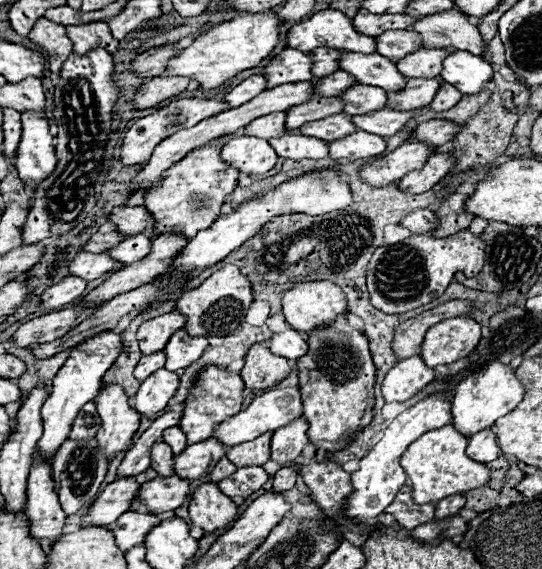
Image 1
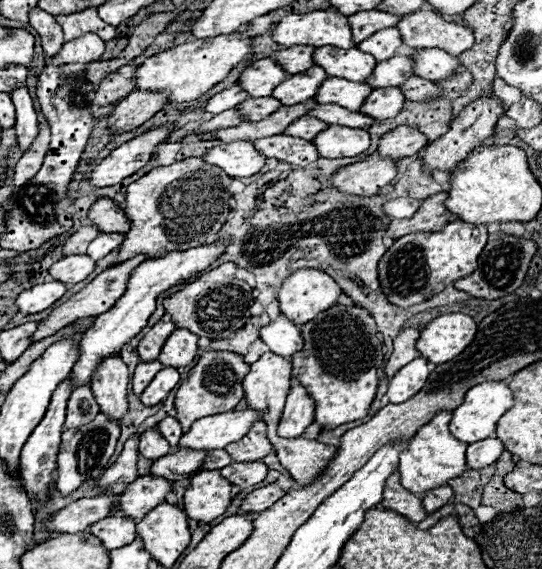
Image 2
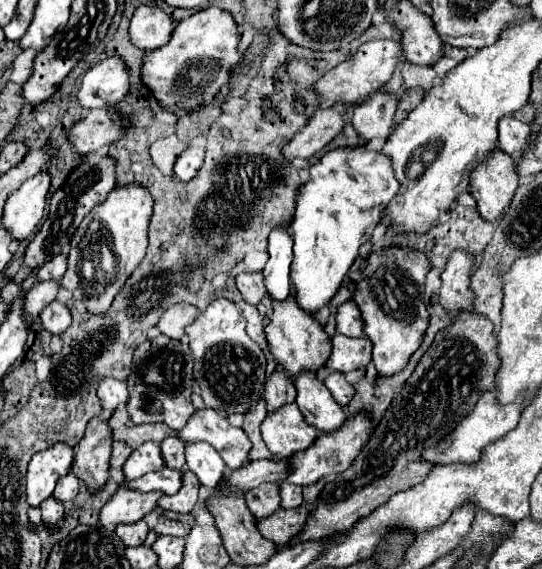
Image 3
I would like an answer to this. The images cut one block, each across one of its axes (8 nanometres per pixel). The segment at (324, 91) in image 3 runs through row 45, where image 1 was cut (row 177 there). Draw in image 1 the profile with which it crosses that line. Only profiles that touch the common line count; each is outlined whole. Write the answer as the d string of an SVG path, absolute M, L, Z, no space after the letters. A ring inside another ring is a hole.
M406 142L380 160L362 166L360 176L372 186L386 186L390 182L398 182L408 172L422 168L434 152L436 148L426 142Z

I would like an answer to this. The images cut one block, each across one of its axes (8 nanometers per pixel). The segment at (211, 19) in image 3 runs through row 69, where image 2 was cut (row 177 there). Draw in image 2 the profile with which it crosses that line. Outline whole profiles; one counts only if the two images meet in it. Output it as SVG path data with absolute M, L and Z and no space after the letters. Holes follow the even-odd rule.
M186 158L170 166L154 168L132 182L124 202L124 212L132 228L126 232L126 242L120 248L120 262L136 254L146 254L148 258L166 256L166 252L182 252L212 242L228 220L230 182L232 178L226 172L206 164L202 158Z

